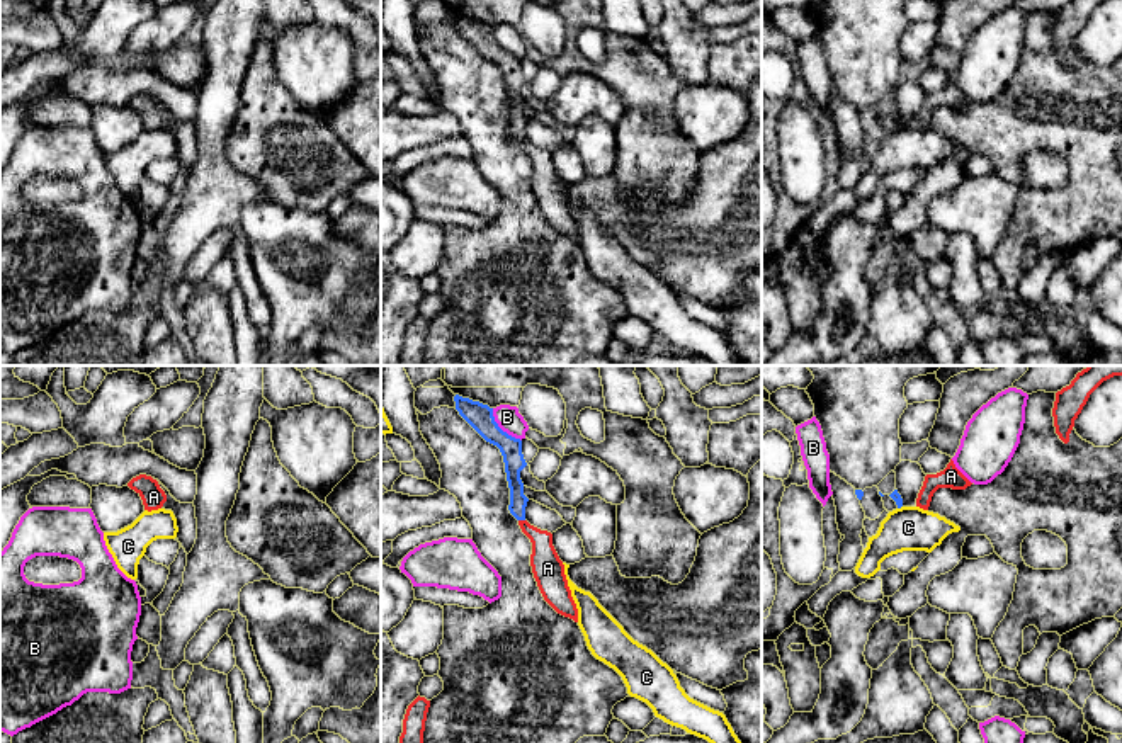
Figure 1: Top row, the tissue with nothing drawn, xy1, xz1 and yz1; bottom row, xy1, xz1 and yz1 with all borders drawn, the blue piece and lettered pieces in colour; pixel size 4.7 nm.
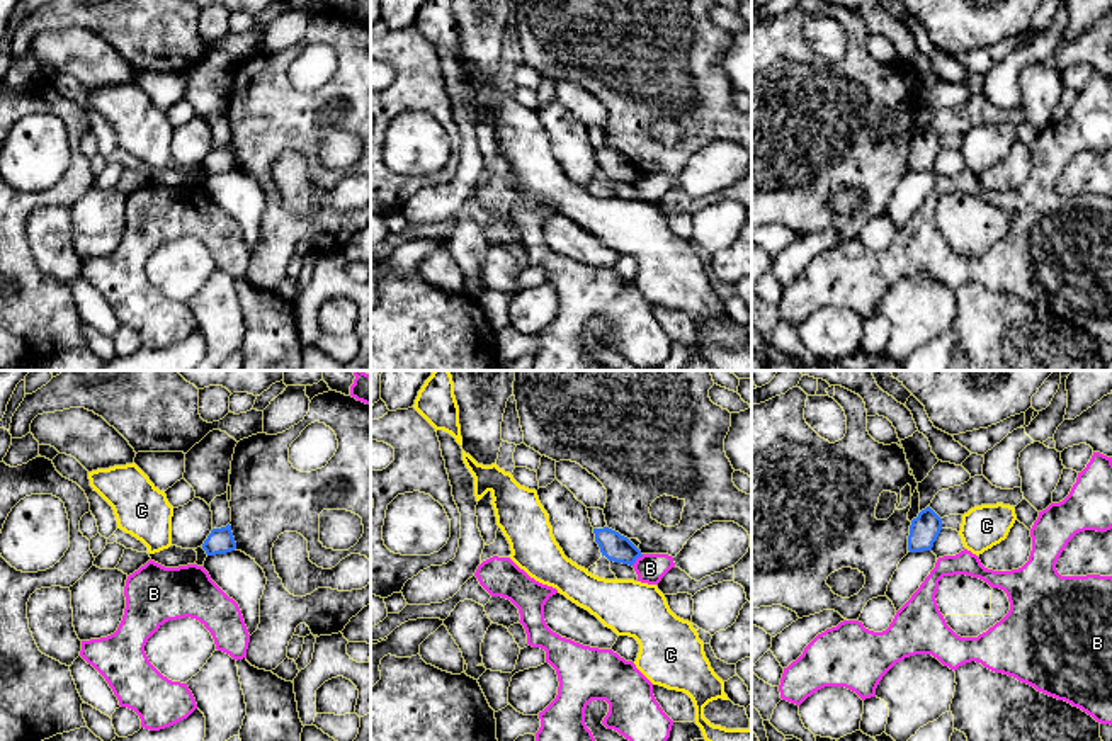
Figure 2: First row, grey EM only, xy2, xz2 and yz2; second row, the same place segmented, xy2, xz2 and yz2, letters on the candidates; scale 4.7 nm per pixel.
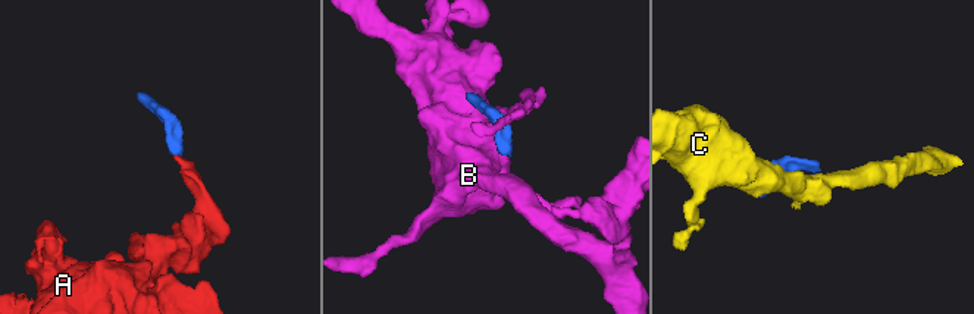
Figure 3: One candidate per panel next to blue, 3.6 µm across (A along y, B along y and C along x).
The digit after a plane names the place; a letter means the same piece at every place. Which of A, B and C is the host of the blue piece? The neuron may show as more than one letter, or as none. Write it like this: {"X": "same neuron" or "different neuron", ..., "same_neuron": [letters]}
{"A": "same neuron", "B": "different neuron", "C": "different neuron", "same_neuron": ["A"]}

